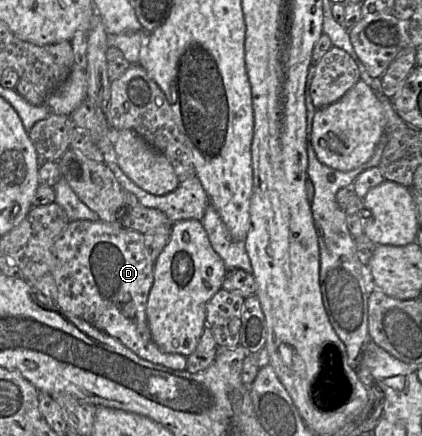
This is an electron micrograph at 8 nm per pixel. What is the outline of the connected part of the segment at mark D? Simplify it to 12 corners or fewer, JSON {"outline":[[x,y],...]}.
{"outline":[[71,221],[50,274],[63,311],[144,360],[154,263],[120,221]]}

